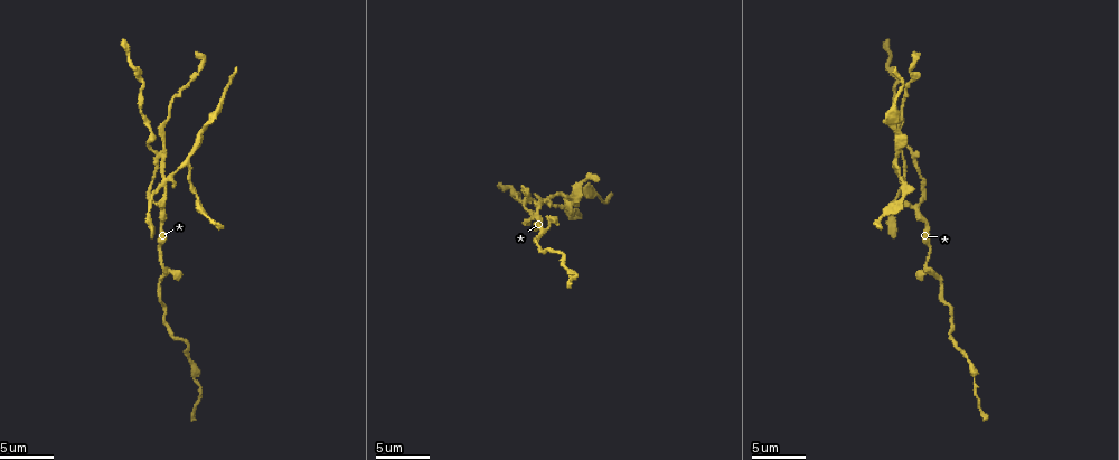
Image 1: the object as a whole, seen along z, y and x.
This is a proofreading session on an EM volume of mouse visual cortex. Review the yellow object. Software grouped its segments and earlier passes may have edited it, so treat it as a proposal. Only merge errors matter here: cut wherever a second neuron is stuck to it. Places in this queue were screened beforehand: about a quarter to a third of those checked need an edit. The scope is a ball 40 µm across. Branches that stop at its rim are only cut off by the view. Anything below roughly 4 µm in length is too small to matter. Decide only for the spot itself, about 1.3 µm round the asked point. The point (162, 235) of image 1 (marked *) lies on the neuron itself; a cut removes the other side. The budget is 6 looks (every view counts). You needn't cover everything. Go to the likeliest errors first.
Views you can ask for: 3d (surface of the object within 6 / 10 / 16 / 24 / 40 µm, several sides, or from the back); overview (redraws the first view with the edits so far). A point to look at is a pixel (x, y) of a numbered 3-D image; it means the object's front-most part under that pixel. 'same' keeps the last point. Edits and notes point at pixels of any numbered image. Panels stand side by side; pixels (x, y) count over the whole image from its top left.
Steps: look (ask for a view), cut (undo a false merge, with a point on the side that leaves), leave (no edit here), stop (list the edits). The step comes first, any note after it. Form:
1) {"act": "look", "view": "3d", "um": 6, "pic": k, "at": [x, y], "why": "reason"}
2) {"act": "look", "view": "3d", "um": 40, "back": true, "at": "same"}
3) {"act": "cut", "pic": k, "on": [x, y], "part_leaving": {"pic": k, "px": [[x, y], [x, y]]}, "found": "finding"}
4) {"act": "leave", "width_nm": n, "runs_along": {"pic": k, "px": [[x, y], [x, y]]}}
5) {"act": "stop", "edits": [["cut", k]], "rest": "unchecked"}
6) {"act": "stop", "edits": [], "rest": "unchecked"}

{"act": "look", "view": "3d", "um": 10, "pic": 1, "at": [905, 175]}

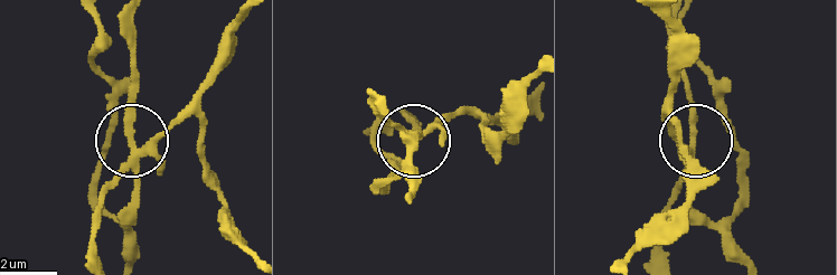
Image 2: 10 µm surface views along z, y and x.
{"act": "cut", "pic": 2, "on": [106, 189], "side_arm_um": 14, "part_leaving": {"pic": 2, "px": [[139, 155], [209, 86], [233, 21]]}, "found": "a second neuron is stuck on"}

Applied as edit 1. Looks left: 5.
{"act": "look", "view": "overview"}

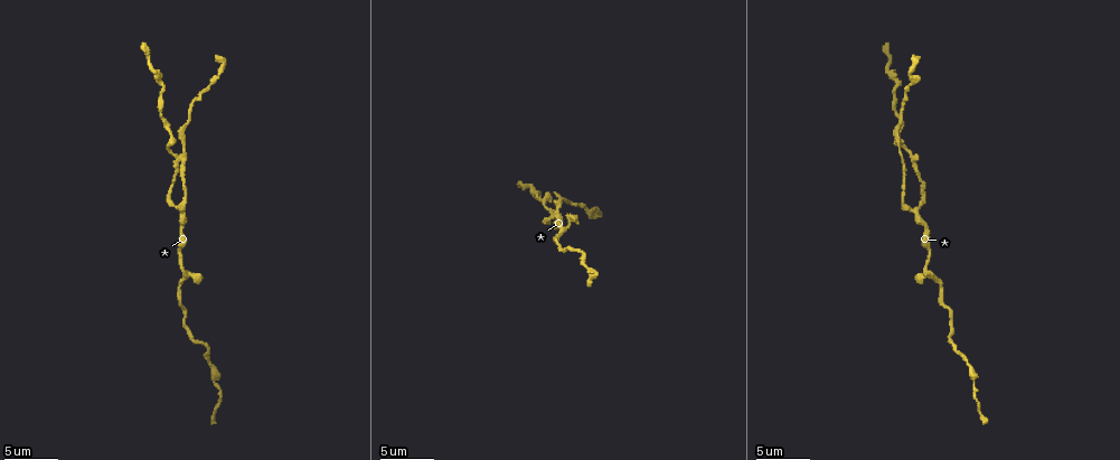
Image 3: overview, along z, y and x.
{"act": "look", "view": "3d", "um": 6, "pic": 3, "at": [182, 268], "why": "calibre changes"}

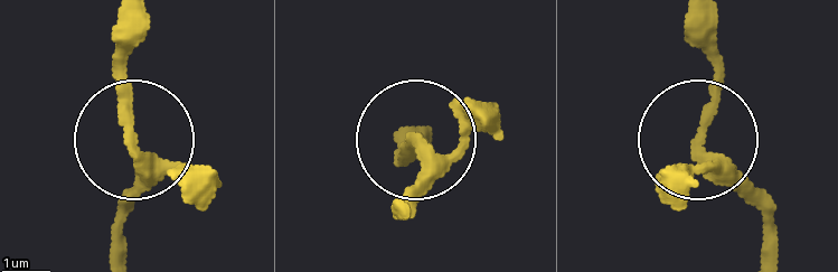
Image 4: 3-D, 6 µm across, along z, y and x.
{"act": "leave", "runs_along": {"pic": 4, "px": [[695, 25], [718, 84], [707, 157], [774, 225]]}, "found": "one neuron here"}

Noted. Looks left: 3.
{"act": "look", "view": "3d", "um": 16, "pic": 3, "at": [161, 90], "why": "a narrow waist"}

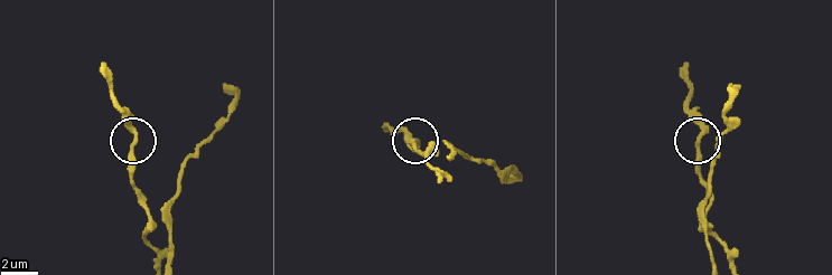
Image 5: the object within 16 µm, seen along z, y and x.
{"act": "leave", "width_nm": 250, "runs_along": {"pic": 5, "px": [[155, 262], [132, 177], [134, 131], [114, 93]]}, "found": "all the same neuron"}

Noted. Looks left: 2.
{"act": "stop", "edits": [["cut", 2]], "rest": "unchecked"}

